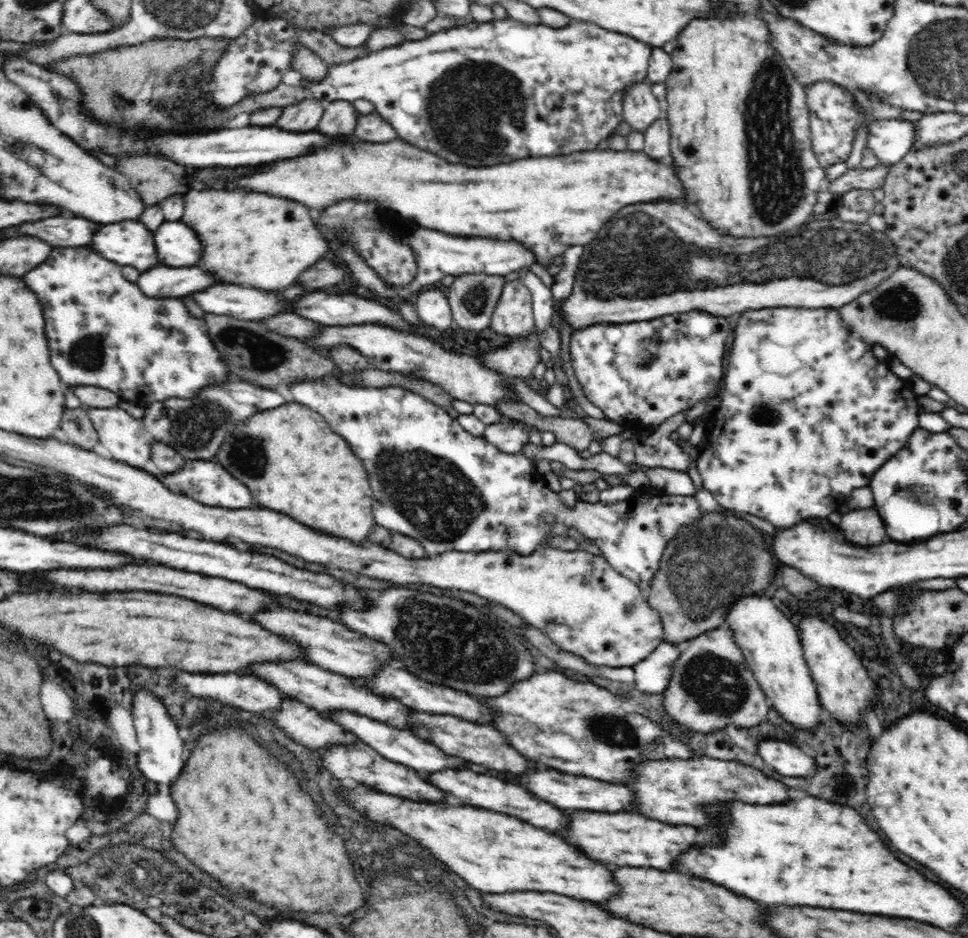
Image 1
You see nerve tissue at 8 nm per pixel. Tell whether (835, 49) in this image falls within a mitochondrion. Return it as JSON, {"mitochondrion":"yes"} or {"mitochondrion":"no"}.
{"mitochondrion":"no"}

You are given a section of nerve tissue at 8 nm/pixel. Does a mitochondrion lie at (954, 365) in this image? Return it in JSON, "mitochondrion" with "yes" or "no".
{"mitochondrion":"no"}

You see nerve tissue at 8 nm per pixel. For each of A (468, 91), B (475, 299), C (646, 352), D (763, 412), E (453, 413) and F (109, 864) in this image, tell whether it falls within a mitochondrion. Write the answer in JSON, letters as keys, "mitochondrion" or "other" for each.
{"A":"mitochondrion","B":"mitochondrion","C":"mitochondrion","D":"mitochondrion","E":"other","F":"mitochondrion"}

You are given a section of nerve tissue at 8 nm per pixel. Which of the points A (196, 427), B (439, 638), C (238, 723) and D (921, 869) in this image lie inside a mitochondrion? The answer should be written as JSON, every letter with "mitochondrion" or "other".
{"A":"mitochondrion","B":"mitochondrion","C":"other","D":"other"}

